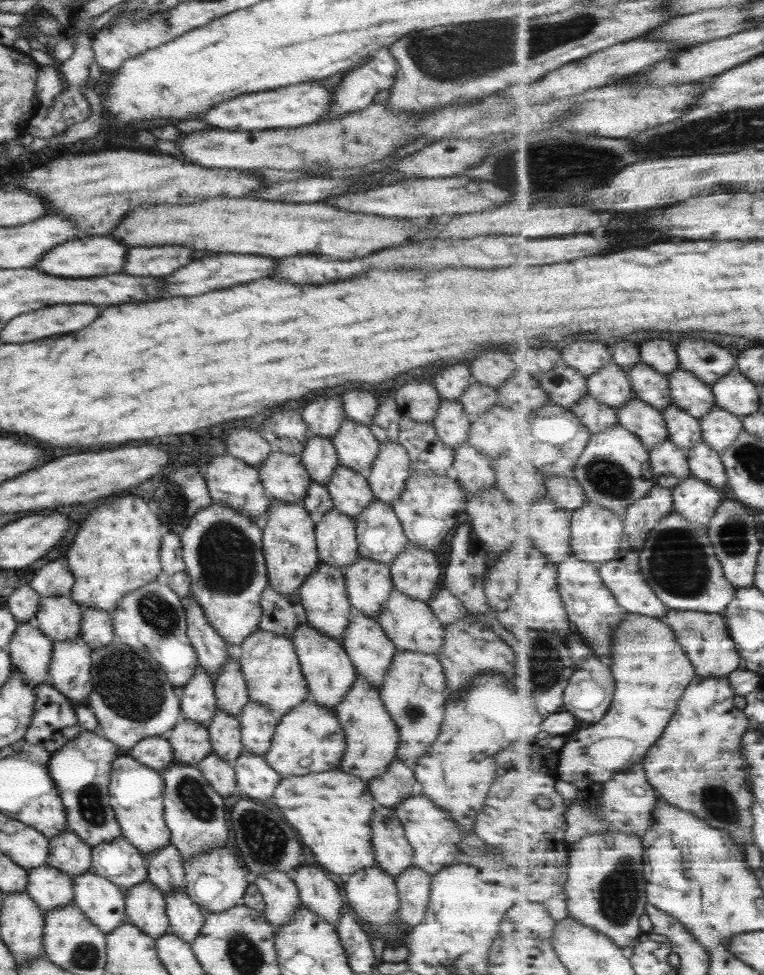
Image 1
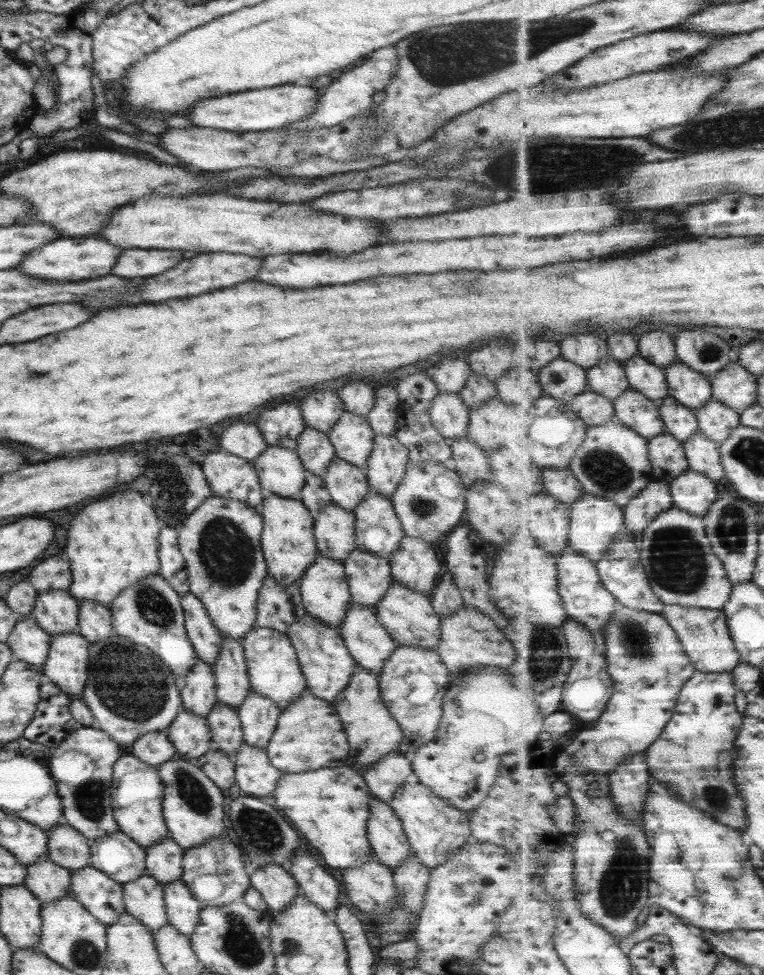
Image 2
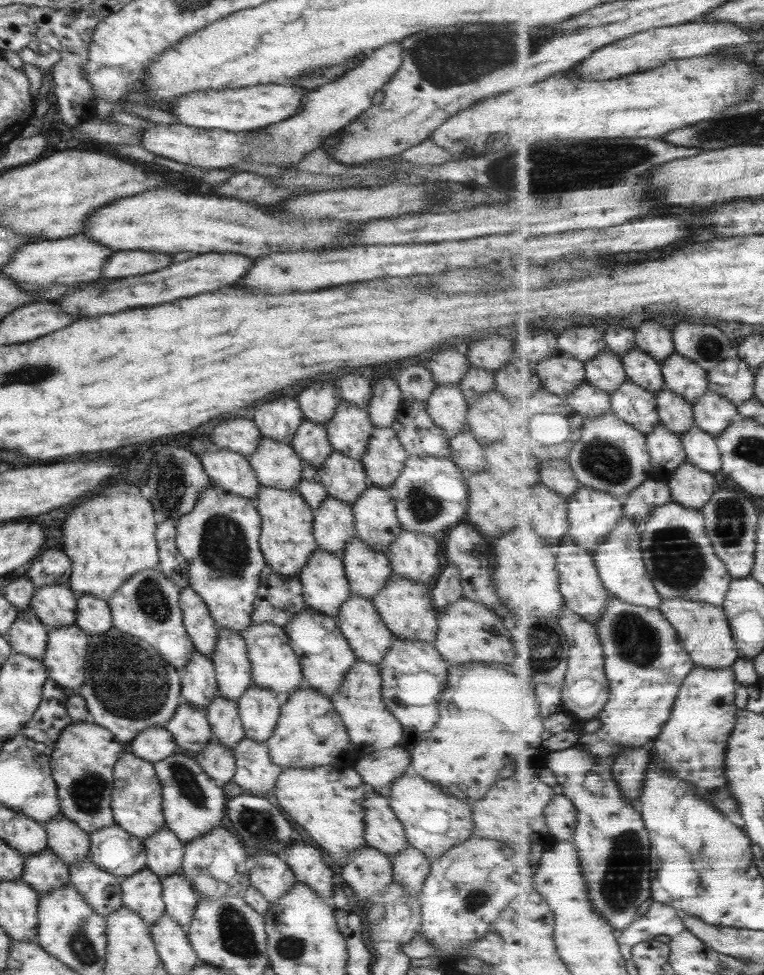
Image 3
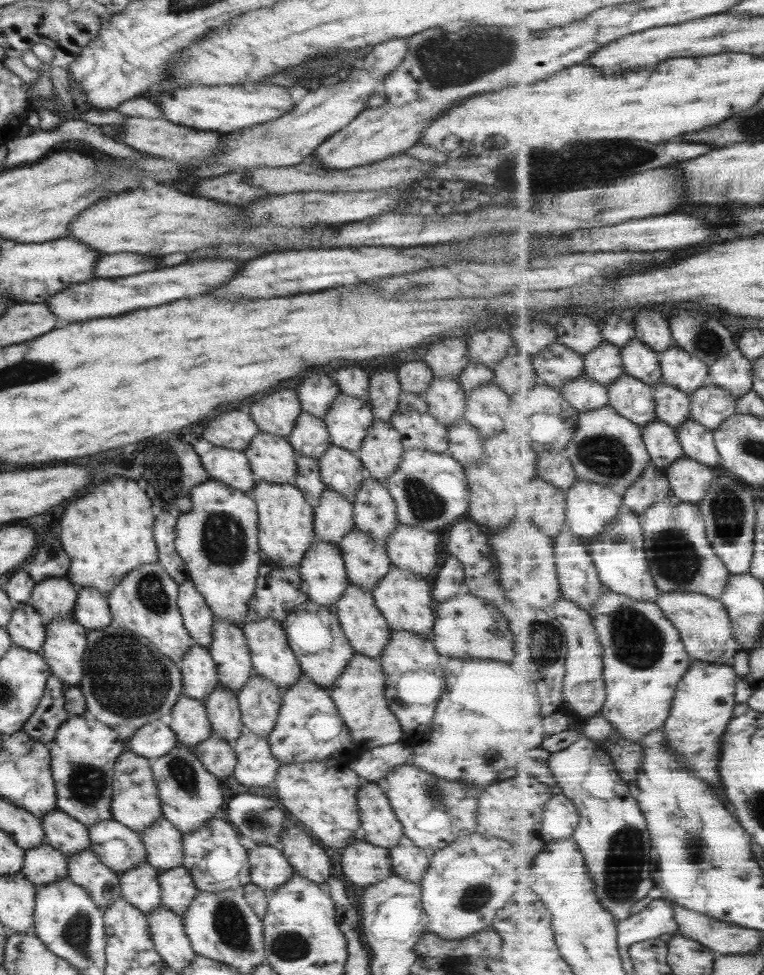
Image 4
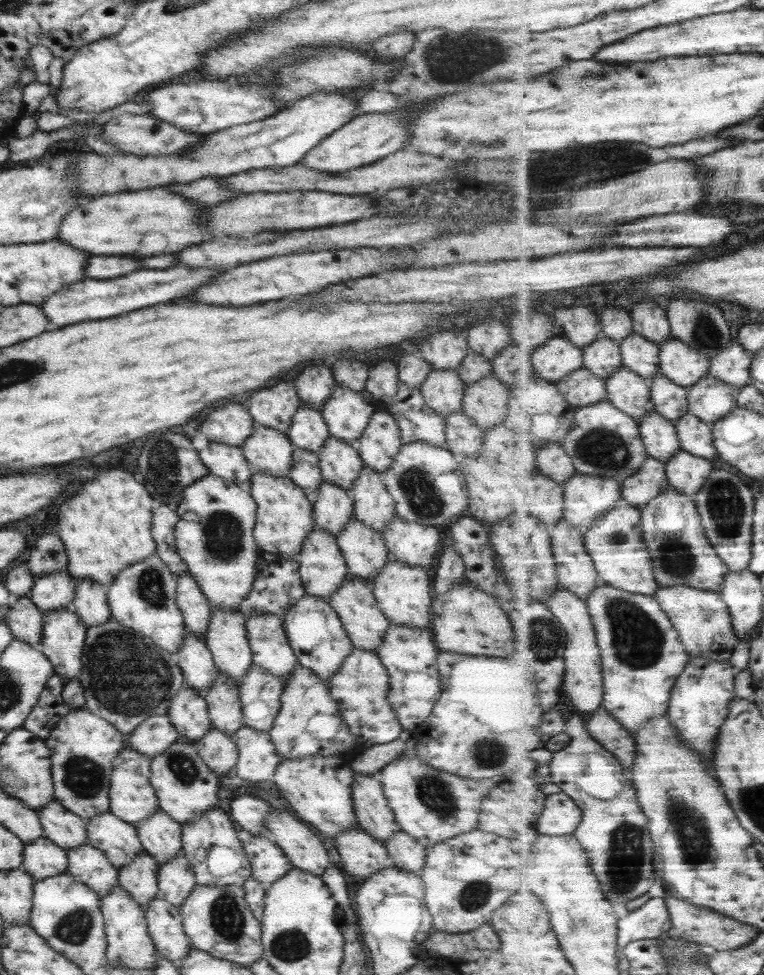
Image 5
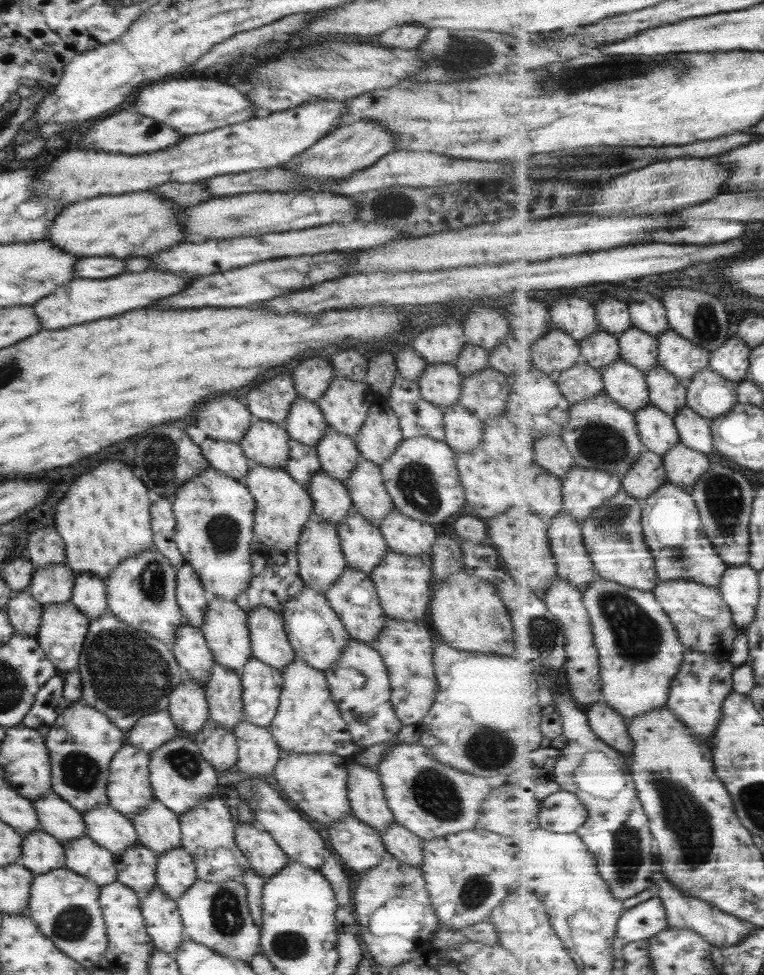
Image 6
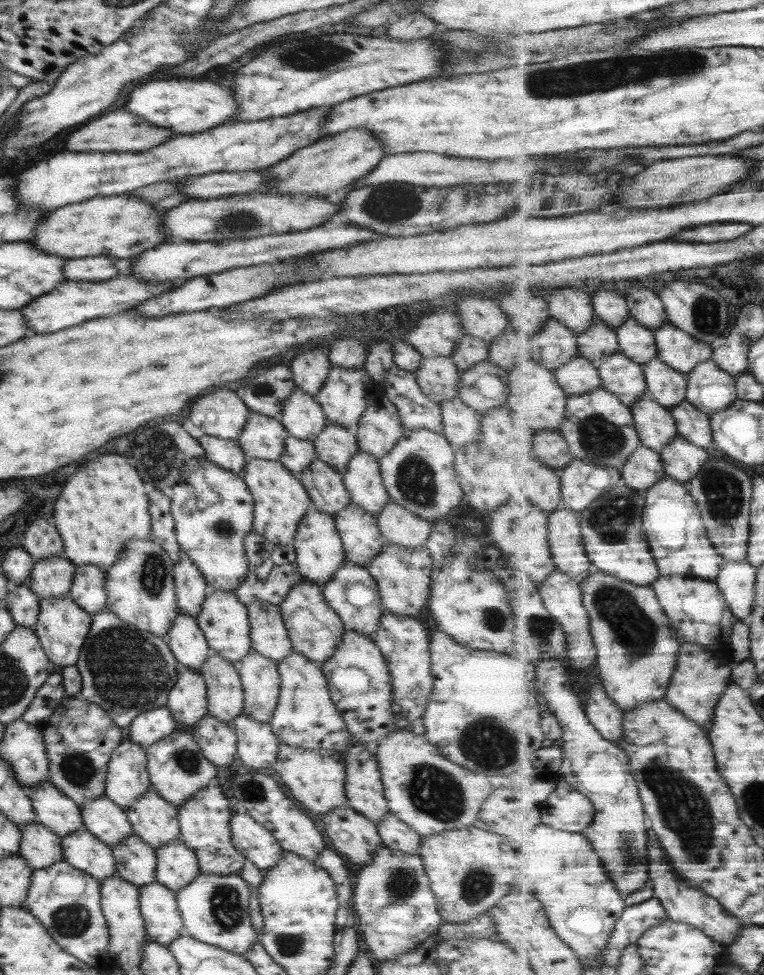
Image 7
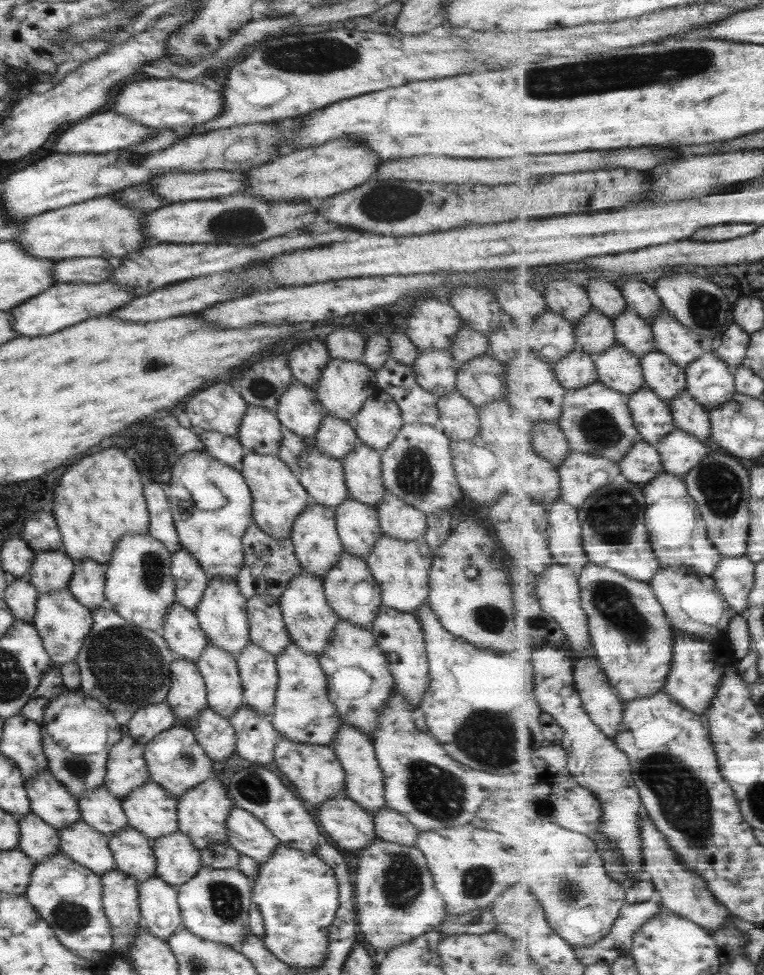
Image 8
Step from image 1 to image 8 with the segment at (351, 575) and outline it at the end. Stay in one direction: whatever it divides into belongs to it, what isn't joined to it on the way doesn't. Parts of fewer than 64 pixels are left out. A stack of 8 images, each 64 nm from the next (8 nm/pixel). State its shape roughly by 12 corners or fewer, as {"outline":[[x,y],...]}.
{"outline":[[351,496],[335,509],[343,550],[370,554],[383,535],[376,507]]}

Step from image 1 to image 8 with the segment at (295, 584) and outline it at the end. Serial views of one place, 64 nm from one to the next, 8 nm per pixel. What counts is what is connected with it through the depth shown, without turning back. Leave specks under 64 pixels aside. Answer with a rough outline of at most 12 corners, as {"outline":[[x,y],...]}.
{"outline":[[247,452],[252,522],[291,534],[313,499],[278,457]]}

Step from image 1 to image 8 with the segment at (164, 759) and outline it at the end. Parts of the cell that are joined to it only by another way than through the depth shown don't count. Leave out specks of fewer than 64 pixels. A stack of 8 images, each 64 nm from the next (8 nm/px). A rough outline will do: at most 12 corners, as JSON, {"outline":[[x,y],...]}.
{"outline":[[169,704],[138,709],[123,730],[143,746],[177,722]]}

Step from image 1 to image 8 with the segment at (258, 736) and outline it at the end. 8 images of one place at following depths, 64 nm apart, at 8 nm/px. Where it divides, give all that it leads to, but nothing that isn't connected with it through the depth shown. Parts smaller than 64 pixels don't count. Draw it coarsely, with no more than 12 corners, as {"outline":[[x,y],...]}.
{"outline":[[249,642],[235,659],[243,704],[270,715],[275,656]]}

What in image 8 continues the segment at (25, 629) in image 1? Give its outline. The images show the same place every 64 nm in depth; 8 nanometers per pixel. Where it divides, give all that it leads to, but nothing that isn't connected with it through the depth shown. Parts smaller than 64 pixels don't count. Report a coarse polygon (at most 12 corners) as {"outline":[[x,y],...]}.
{"outline":[[26,577],[1,594],[15,618],[30,623],[39,595]]}

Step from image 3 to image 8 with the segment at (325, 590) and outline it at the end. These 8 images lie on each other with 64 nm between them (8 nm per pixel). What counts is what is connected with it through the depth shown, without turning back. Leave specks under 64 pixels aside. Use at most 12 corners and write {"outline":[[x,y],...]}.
{"outline":[[311,502],[290,538],[301,568],[324,577],[341,559],[334,508]]}

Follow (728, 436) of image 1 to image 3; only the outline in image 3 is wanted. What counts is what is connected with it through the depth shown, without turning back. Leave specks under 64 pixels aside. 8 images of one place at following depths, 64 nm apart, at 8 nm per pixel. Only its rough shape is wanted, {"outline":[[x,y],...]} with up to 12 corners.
{"outline":[[712,390],[694,409],[699,427],[717,438],[740,415]]}

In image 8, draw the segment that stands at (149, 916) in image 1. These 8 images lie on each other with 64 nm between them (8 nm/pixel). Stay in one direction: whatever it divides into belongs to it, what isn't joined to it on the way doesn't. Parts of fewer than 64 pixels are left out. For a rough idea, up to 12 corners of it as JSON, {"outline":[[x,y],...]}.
{"outline":[[130,825],[107,838],[118,871],[155,876],[152,842]]}

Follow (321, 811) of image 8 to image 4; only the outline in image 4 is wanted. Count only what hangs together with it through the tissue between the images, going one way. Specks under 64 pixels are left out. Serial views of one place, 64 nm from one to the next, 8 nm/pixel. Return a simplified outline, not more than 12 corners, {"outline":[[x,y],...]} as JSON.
{"outline":[[350,841],[344,876],[360,890],[393,874],[389,850]]}

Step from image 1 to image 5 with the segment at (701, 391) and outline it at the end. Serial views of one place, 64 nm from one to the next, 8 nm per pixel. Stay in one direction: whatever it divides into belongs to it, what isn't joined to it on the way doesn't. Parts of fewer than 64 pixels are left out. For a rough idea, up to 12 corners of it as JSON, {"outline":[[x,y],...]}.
{"outline":[[676,337],[662,347],[661,371],[690,389],[711,360]]}

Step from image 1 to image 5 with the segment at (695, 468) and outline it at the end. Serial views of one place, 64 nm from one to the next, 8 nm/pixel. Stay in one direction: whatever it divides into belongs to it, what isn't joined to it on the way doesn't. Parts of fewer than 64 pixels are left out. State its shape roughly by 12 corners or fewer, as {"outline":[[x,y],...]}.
{"outline":[[689,412],[677,422],[683,448],[714,460],[715,427]]}

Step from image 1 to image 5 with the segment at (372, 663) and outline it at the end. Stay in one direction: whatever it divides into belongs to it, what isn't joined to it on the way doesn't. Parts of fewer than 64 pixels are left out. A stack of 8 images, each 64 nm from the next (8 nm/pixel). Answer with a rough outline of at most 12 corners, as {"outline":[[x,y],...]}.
{"outline":[[348,574],[328,602],[353,646],[379,648],[390,622],[372,583]]}

